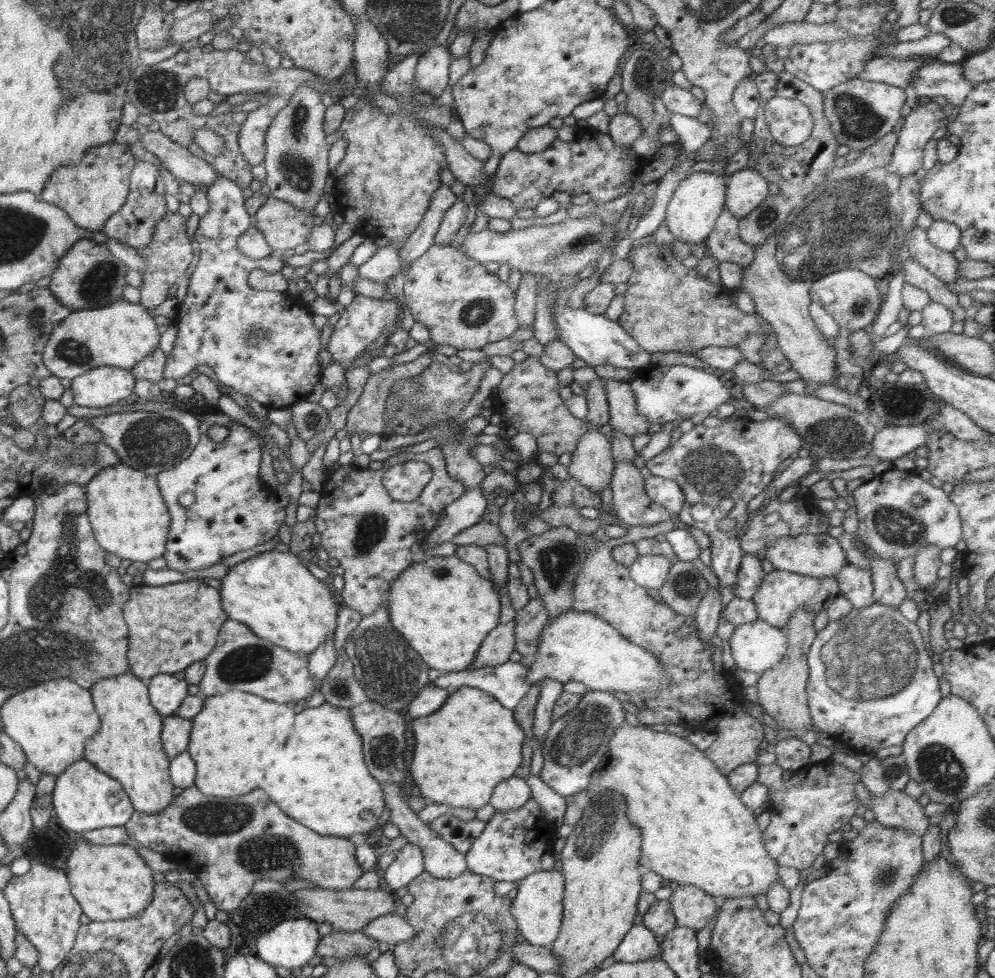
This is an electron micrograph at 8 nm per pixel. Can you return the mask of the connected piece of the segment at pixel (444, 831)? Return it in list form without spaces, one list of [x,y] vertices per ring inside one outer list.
[[[447,812],[427,824],[446,842],[452,843],[455,849],[462,854],[468,852],[473,840],[484,830],[485,822],[476,817],[464,821]]]

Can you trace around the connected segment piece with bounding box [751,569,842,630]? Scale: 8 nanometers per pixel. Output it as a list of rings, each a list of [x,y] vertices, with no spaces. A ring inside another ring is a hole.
[[[775,569],[764,575],[763,581],[751,600],[756,605],[760,620],[784,630],[790,616],[797,608],[804,607],[816,616],[820,611],[826,611],[832,601],[840,595],[842,594],[838,581],[834,577],[811,577]]]

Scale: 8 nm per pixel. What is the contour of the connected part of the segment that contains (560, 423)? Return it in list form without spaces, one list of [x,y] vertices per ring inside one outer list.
[[[529,356],[522,362],[515,363],[514,368],[503,374],[499,384],[499,393],[493,399],[495,412],[506,414],[508,421],[505,425],[515,428],[518,432],[529,432],[536,438],[538,452],[552,452],[556,456],[564,452],[572,452],[578,444],[578,439],[592,428],[587,426],[587,422],[574,418],[575,416],[567,409],[565,402],[562,401],[558,389],[561,387],[556,377],[557,371],[546,368],[537,356]]]

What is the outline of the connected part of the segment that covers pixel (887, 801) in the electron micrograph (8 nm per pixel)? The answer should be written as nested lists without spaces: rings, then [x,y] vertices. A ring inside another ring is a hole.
[[[888,789],[877,797],[871,794],[875,819],[885,827],[899,828],[921,836],[928,830],[928,819],[918,799],[908,795],[904,789]]]

